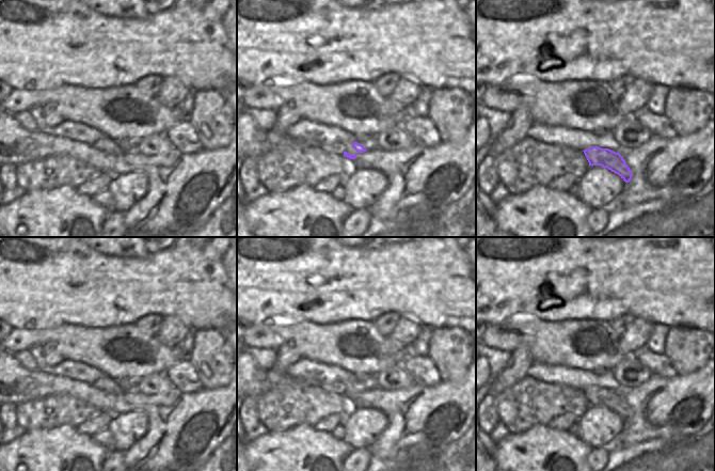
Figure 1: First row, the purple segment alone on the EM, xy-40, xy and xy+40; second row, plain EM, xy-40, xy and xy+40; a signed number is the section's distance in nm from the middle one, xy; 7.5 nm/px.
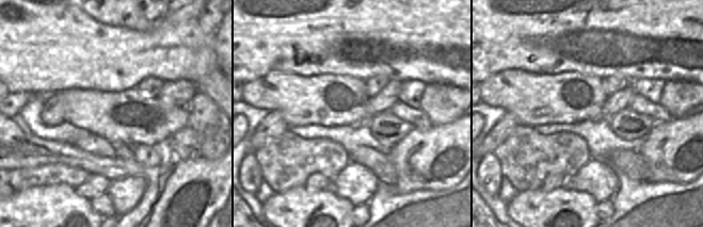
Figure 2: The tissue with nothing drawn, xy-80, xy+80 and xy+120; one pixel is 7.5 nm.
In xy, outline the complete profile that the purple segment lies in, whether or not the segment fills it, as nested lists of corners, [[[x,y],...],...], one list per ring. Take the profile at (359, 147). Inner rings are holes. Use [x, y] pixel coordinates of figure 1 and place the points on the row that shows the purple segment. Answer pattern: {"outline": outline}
{"outline": [[[358,142],[347,144],[345,148],[346,151],[344,152],[344,156],[349,159],[355,159],[359,154],[367,151],[362,144]]]}

